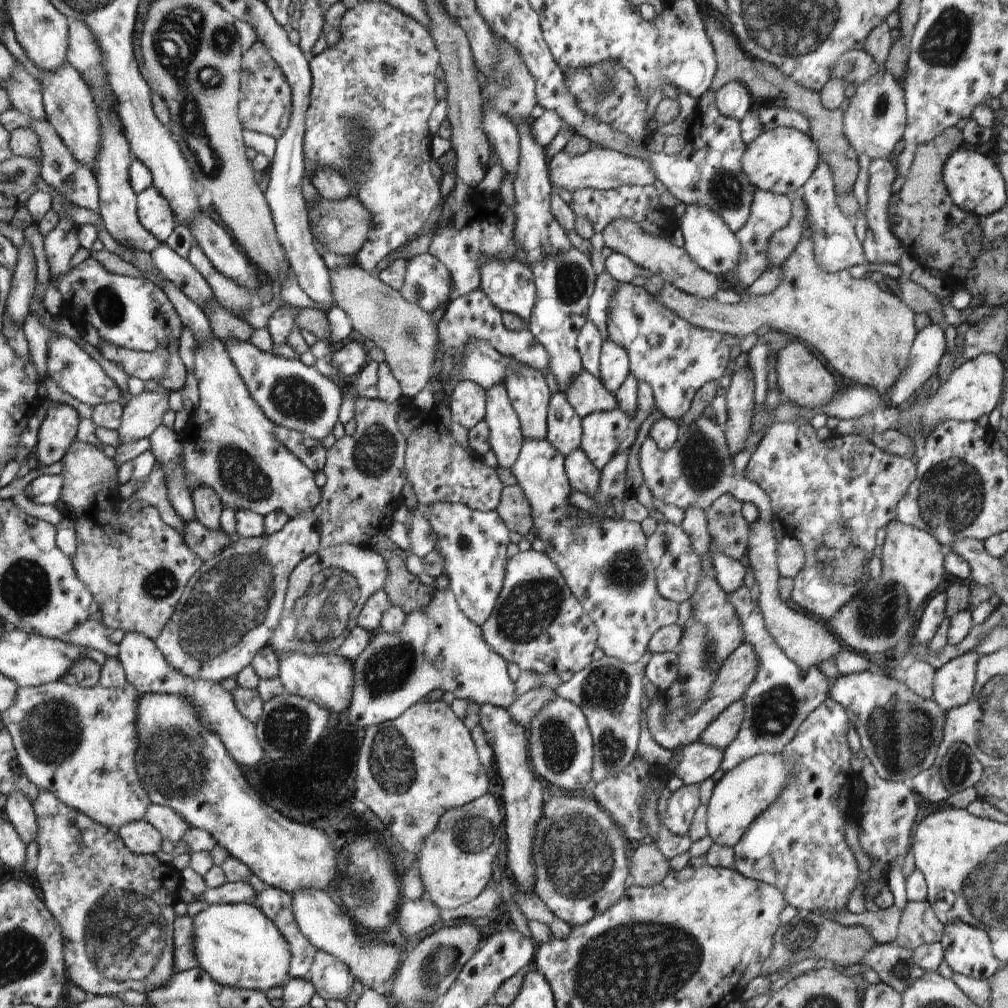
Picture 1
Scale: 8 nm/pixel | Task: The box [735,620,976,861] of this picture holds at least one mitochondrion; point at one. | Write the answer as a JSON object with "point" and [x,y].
{"point":[907,732]}

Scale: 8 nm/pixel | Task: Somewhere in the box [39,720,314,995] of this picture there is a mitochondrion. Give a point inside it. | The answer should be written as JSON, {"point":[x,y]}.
{"point":[126,932]}

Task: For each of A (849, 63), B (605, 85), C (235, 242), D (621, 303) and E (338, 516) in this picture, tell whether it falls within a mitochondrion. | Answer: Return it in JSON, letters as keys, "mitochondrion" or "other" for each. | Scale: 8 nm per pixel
{"A":"mitochondrion","B":"mitochondrion","C":"other","D":"other","E":"other"}

